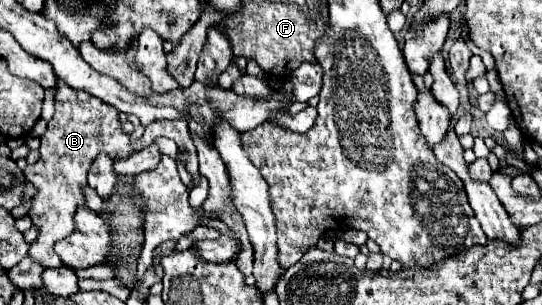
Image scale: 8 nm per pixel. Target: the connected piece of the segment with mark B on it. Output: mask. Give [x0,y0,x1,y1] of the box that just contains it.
[26,81,136,267]

